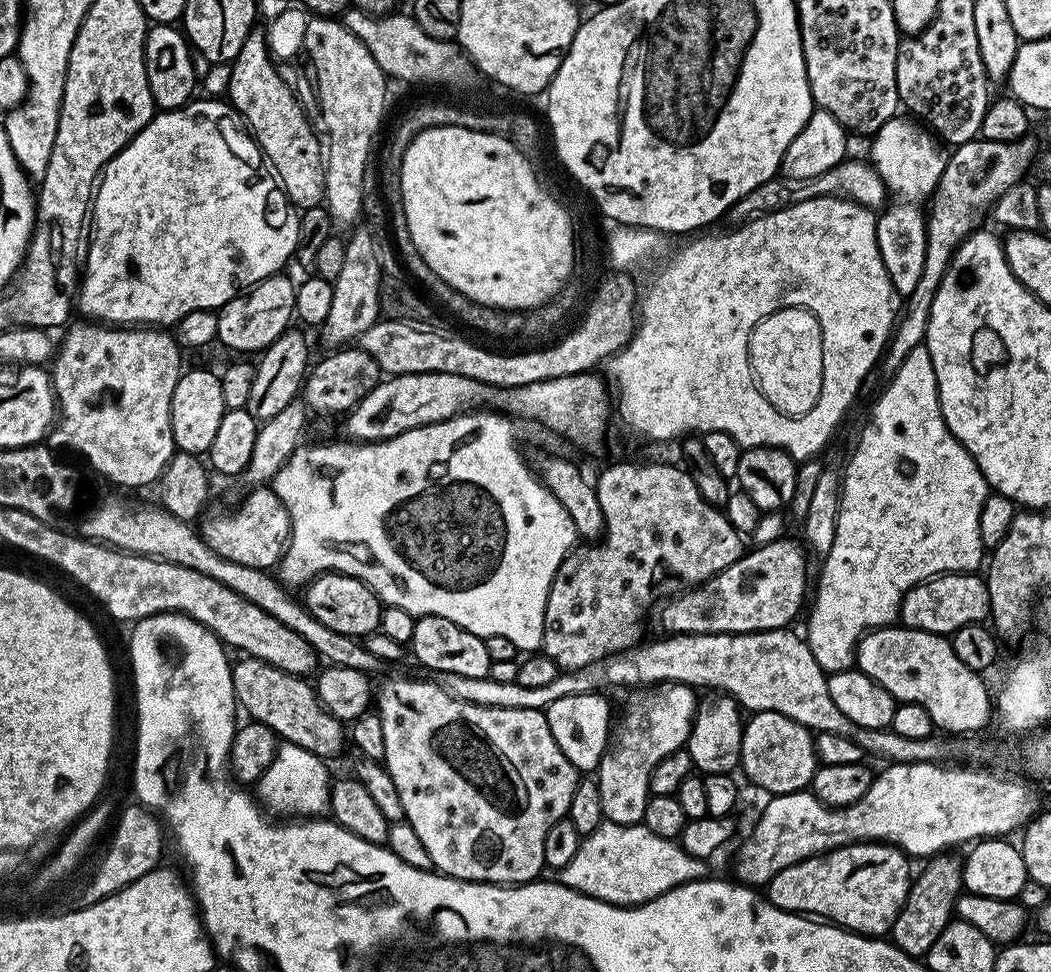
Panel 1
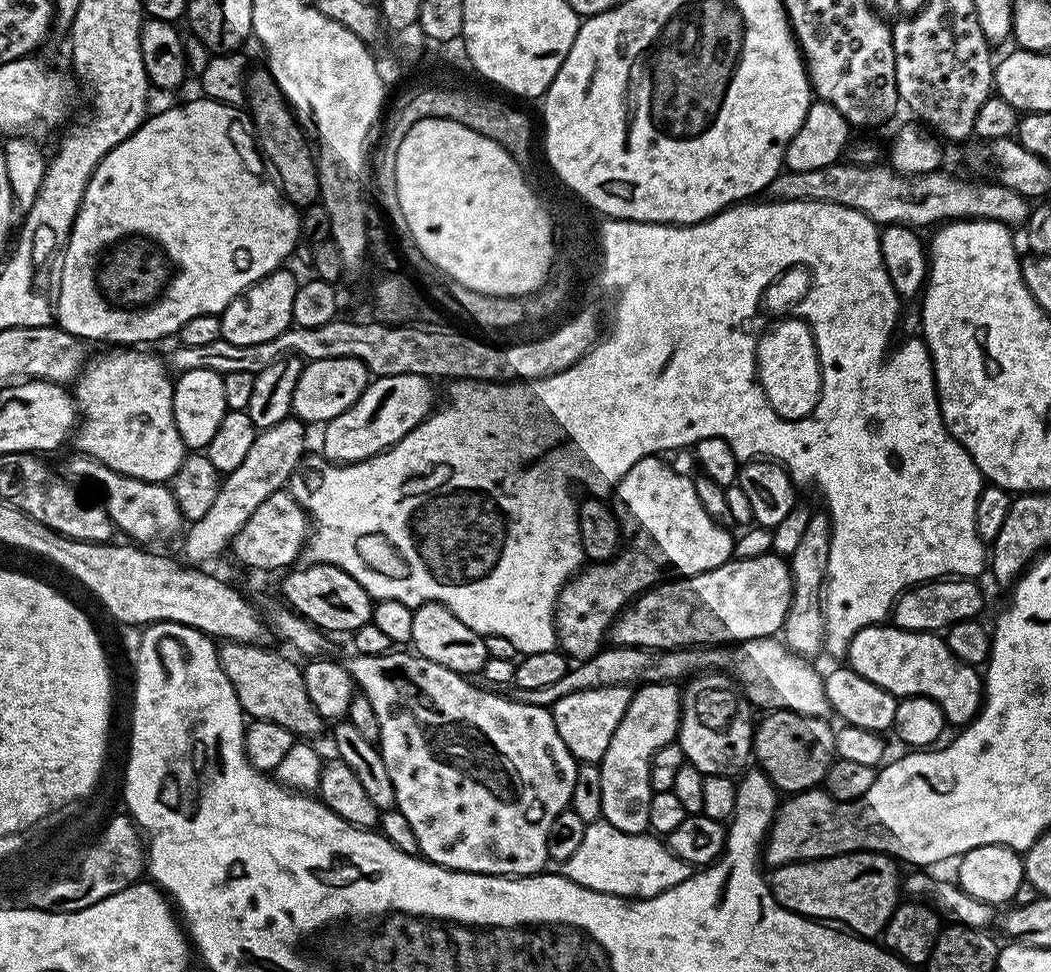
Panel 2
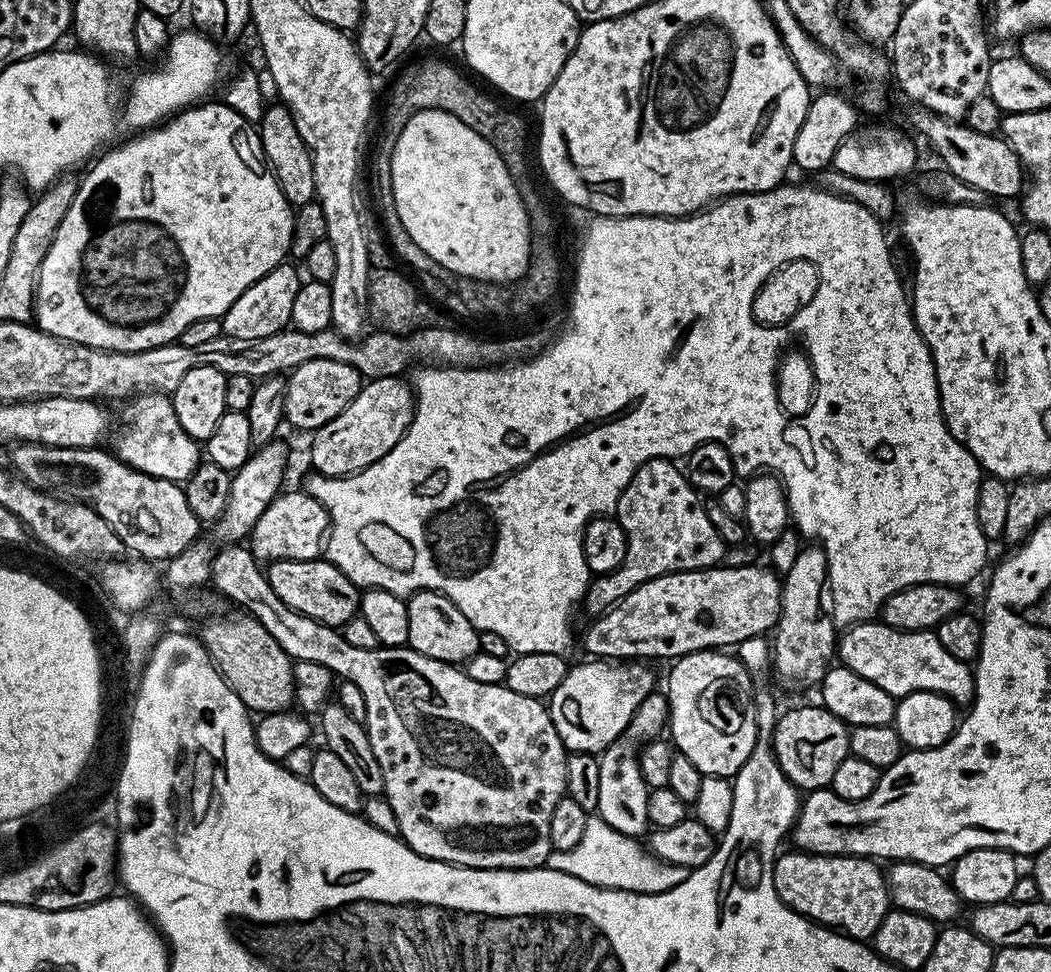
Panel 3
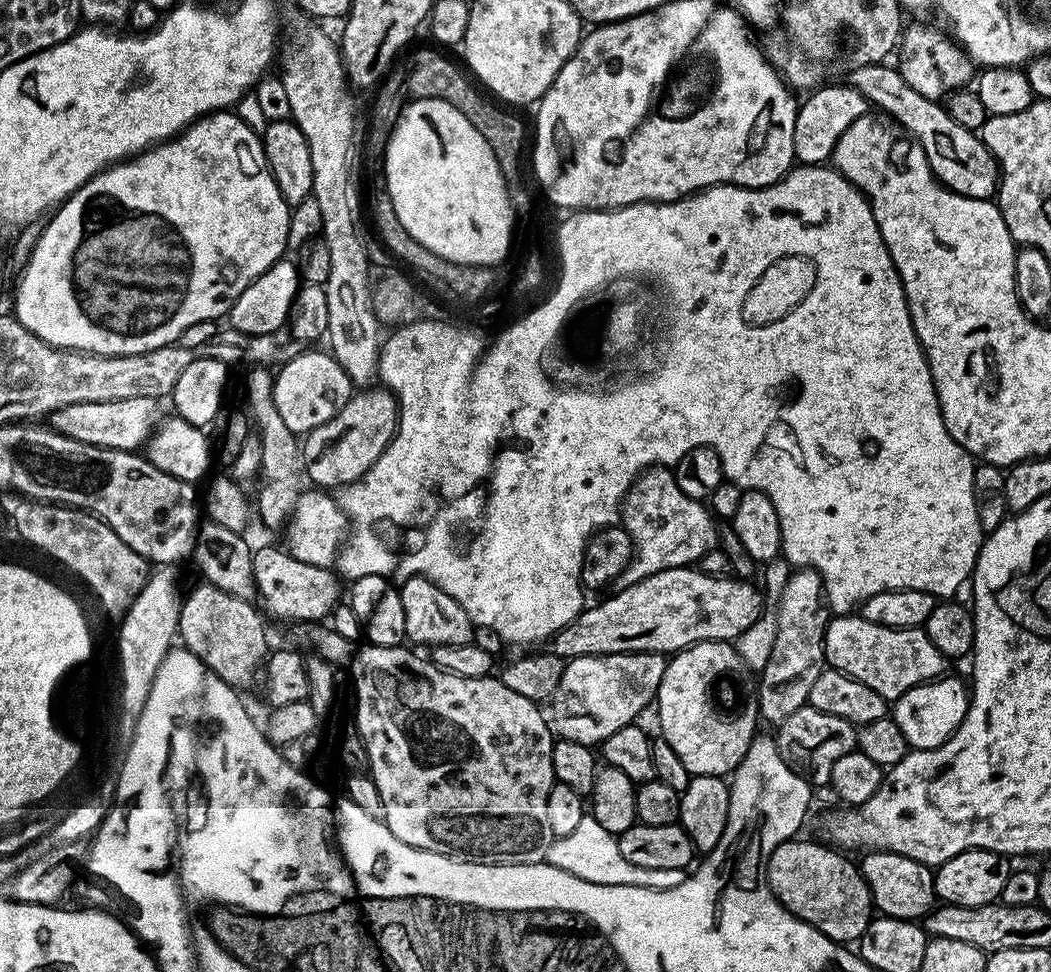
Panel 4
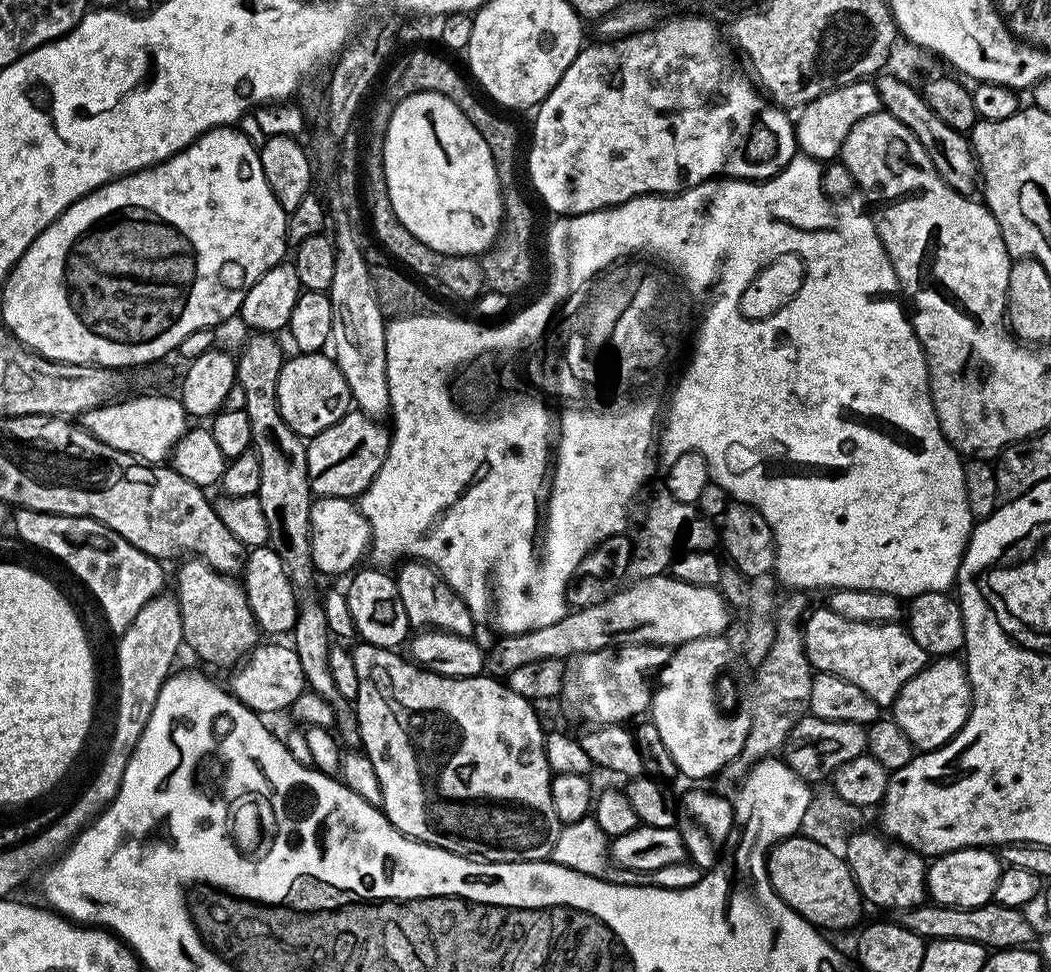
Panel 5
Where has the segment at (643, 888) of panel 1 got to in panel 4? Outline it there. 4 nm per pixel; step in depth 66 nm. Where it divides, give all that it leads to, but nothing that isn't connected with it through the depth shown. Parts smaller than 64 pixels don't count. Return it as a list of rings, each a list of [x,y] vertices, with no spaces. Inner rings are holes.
[[[590,814],[584,815],[574,834],[553,839],[548,851],[547,863],[566,874],[574,874],[574,878],[582,878],[586,882],[594,882],[602,886],[642,886],[654,890],[670,890],[682,883],[686,875],[685,869],[682,868],[646,870],[646,866],[636,866],[622,854],[617,833],[606,830],[602,822],[598,822]]]

